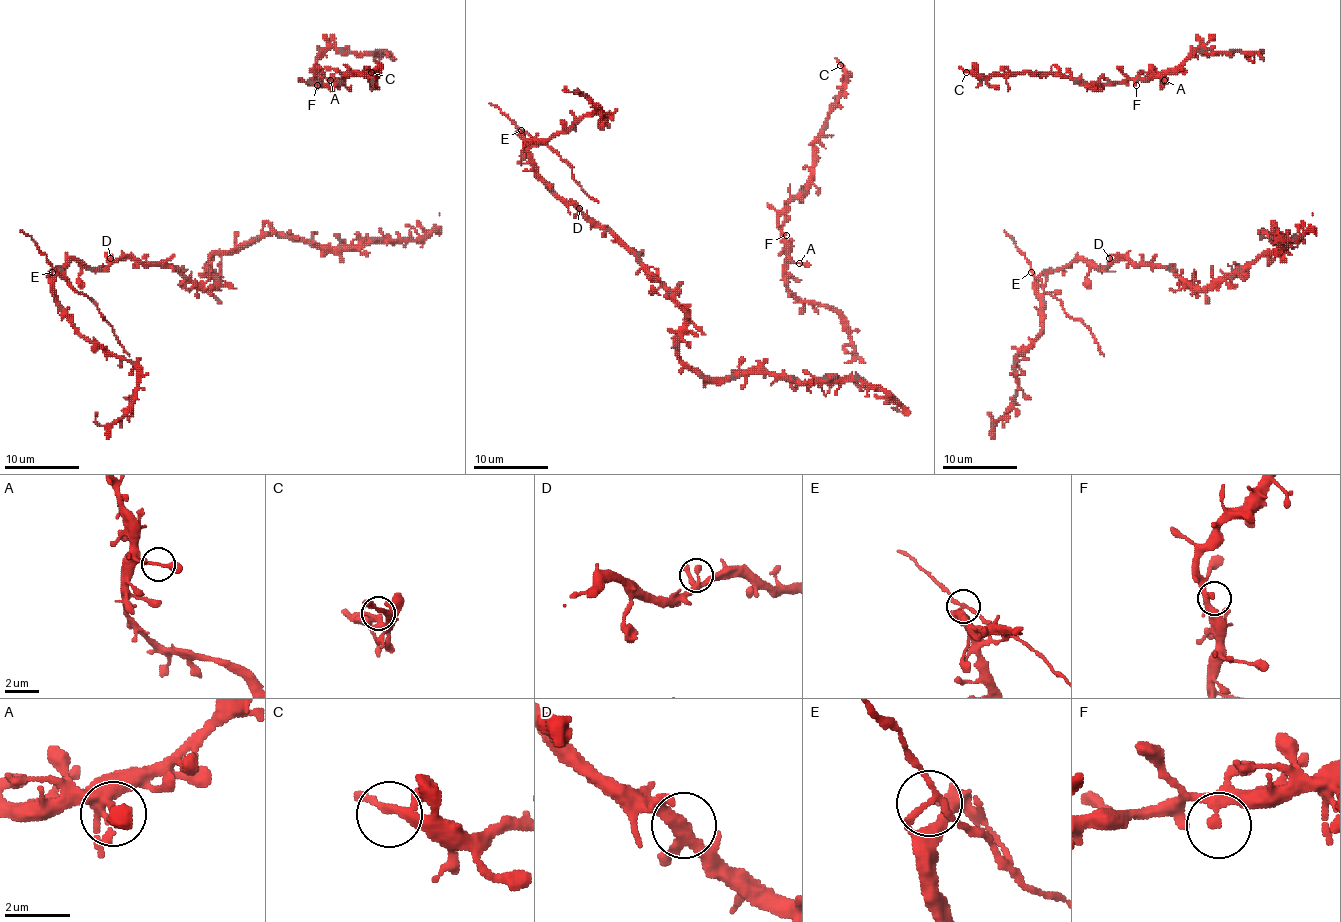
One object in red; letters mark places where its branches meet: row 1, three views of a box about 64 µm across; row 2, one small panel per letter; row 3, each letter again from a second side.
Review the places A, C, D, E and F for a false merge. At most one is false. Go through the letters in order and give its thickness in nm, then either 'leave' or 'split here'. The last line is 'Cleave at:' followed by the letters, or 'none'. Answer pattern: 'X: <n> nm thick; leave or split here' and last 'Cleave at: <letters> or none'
A: 190 nm thick; leave
C: 200 nm thick; leave
D: 280 nm thick; leave
E: 160 nm thick; split here
F: 240 nm thick; leave
Cleave at: E

